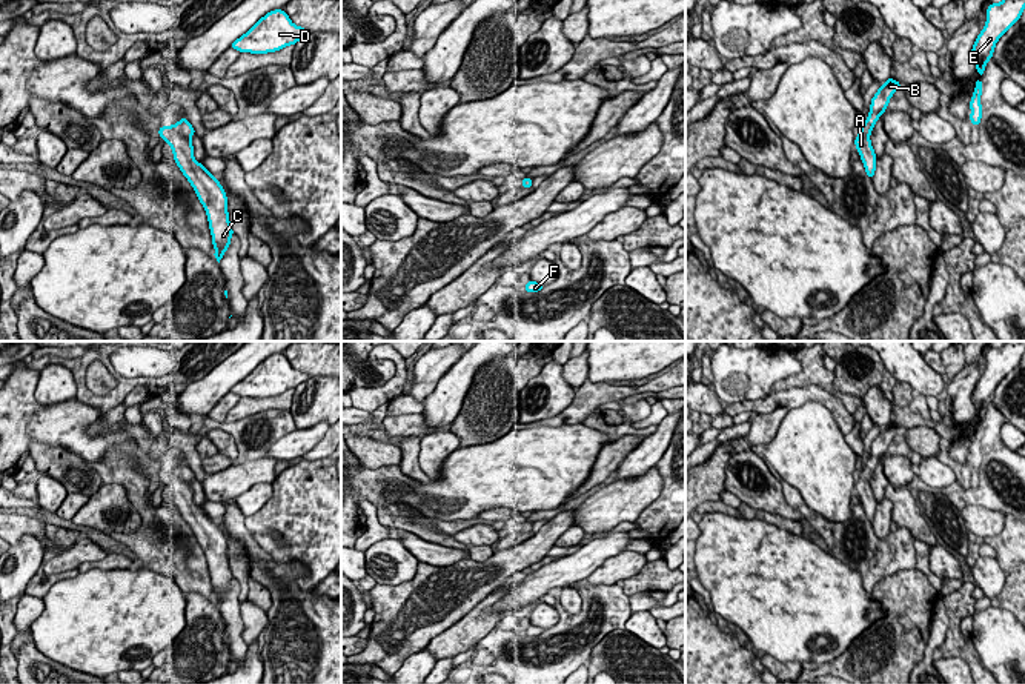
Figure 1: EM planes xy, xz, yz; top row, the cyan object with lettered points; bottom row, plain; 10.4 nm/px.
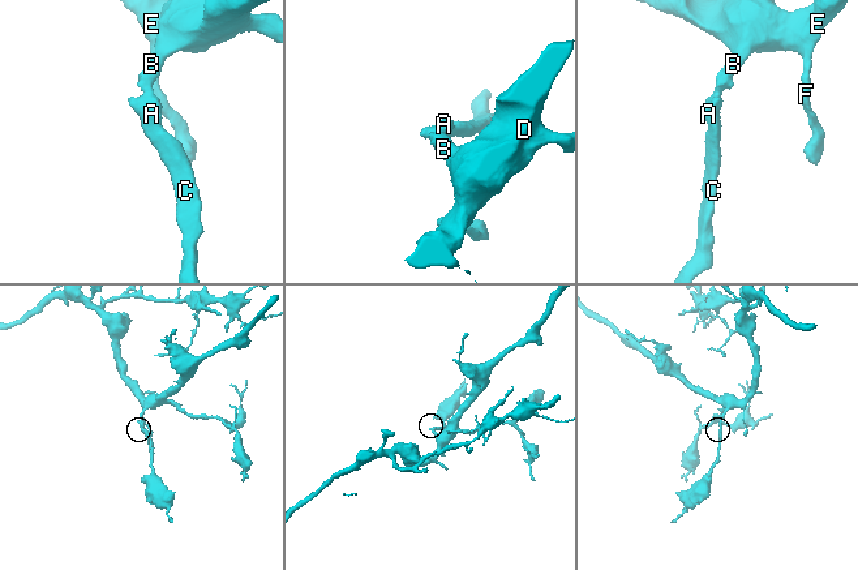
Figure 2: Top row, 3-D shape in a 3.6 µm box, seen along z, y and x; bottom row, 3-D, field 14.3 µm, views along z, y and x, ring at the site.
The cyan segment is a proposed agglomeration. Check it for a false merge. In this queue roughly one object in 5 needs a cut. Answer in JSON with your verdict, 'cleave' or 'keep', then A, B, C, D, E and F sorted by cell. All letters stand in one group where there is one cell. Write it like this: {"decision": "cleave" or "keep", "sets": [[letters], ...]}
{"decision": "keep", "sets": [["A", "B", "C", "D", "E", "F"]]}

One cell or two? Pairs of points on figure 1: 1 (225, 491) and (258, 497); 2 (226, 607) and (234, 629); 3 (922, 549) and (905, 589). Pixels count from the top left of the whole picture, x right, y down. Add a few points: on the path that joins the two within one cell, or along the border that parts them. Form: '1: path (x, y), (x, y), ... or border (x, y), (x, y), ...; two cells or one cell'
1: border (271, 483), (255, 483), (234, 498); two cells
2: path (231, 612), (234, 624); one cell
3: border (915, 567), (927, 577), (936, 592), (935, 598); two cells

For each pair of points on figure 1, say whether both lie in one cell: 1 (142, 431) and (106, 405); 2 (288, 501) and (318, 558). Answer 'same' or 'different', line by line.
1: different
2: same

